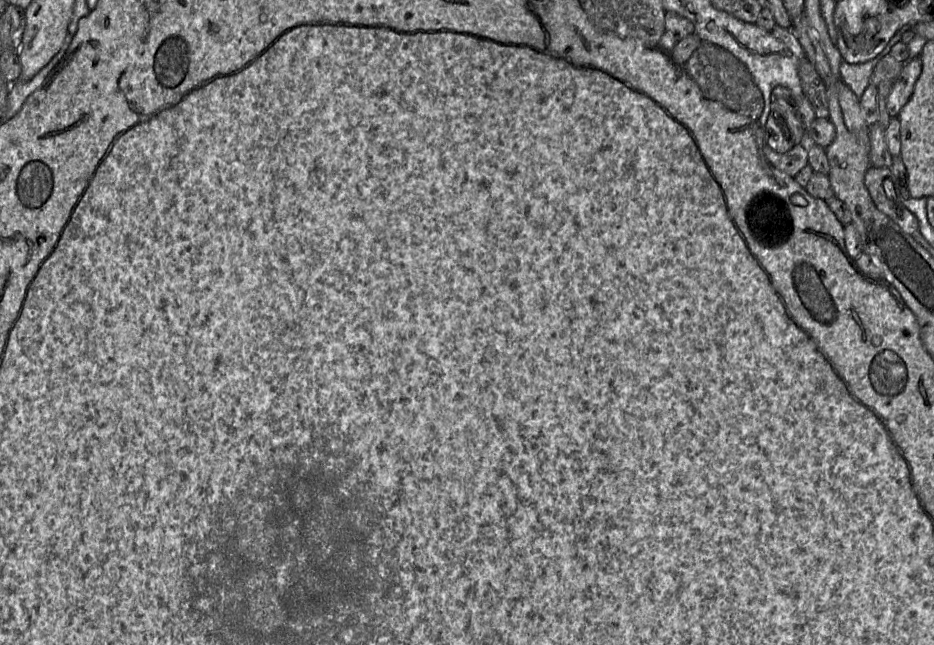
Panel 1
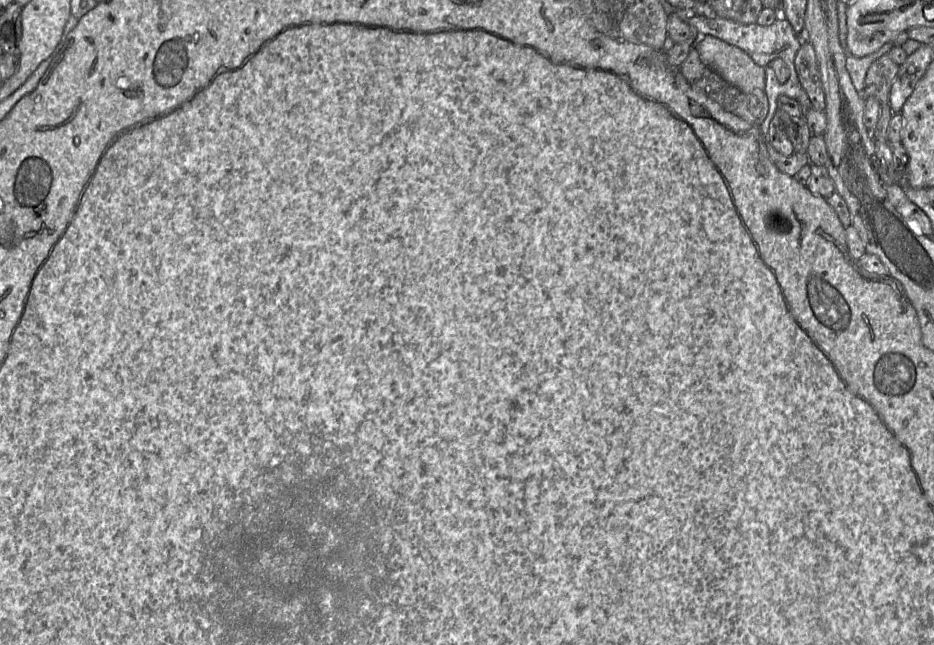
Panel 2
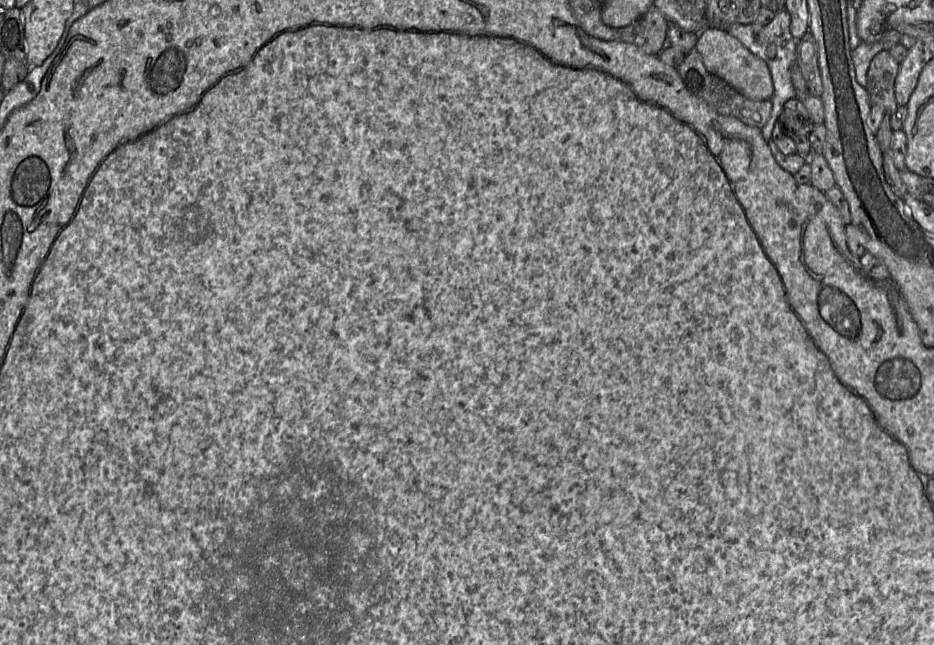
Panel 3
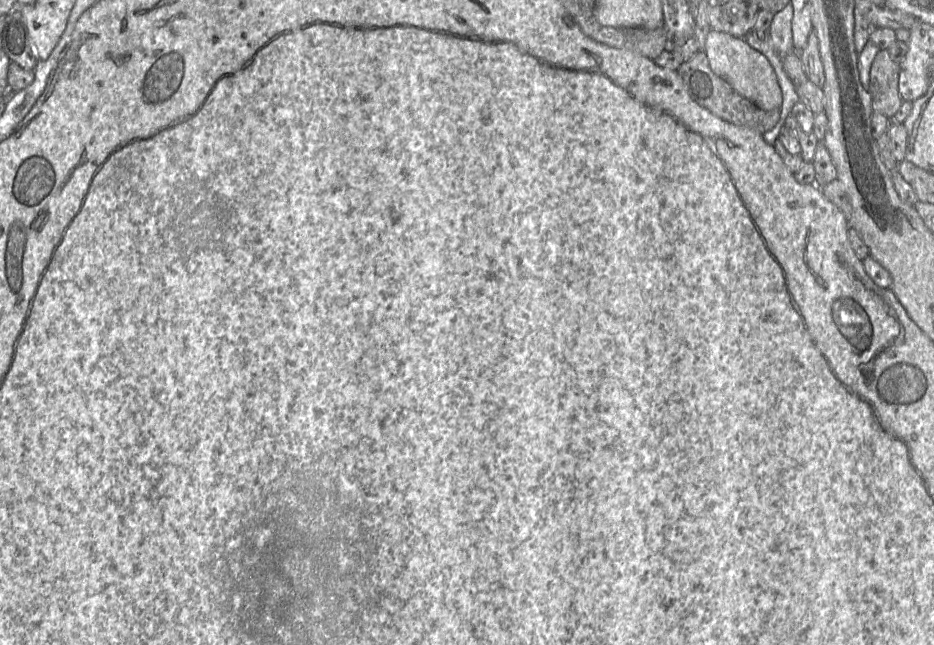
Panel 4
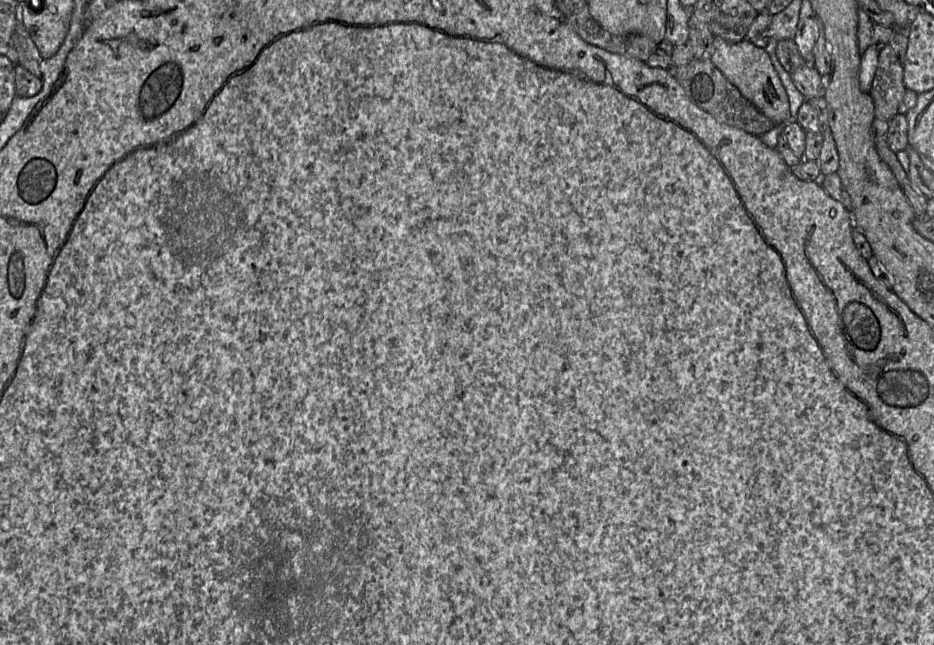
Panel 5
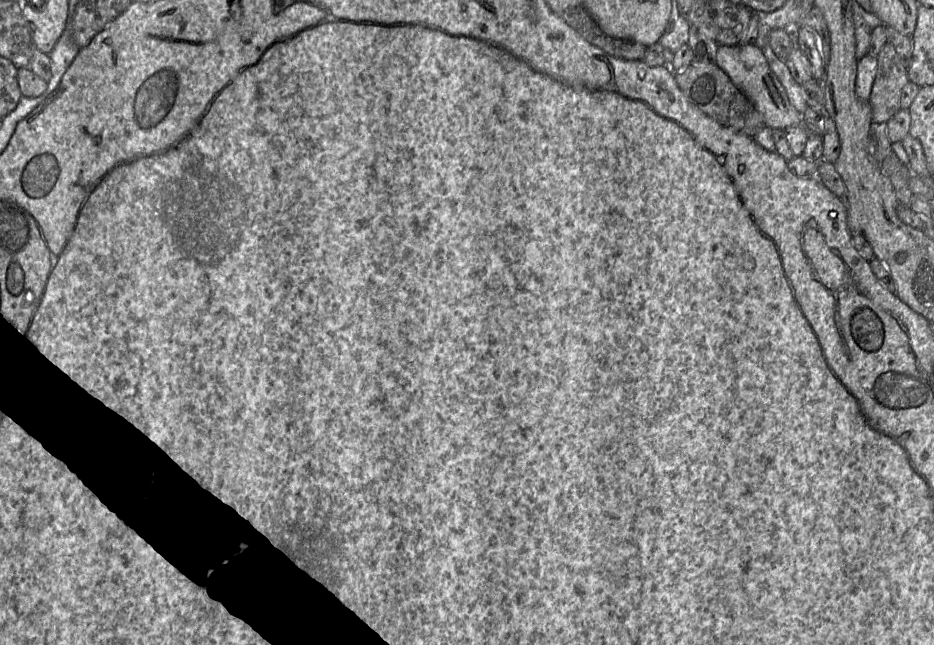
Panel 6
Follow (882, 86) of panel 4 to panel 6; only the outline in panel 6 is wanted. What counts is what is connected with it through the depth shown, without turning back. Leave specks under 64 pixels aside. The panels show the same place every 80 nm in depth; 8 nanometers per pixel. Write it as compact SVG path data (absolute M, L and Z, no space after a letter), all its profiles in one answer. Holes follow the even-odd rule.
M890 42L884 45L877 59L877 73L869 103L873 123L887 123L901 109L901 92L909 81L908 68Z

